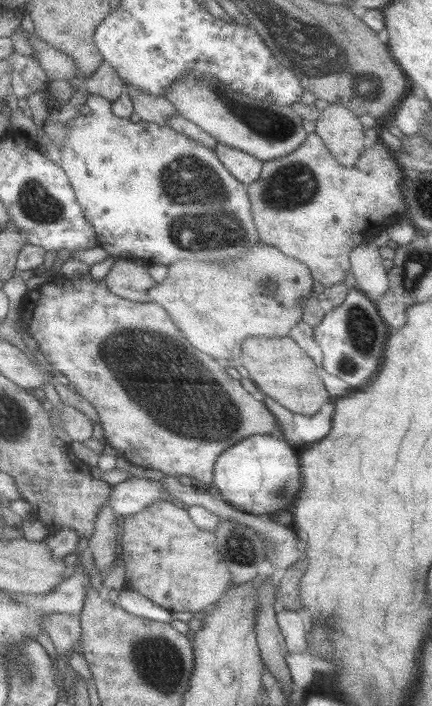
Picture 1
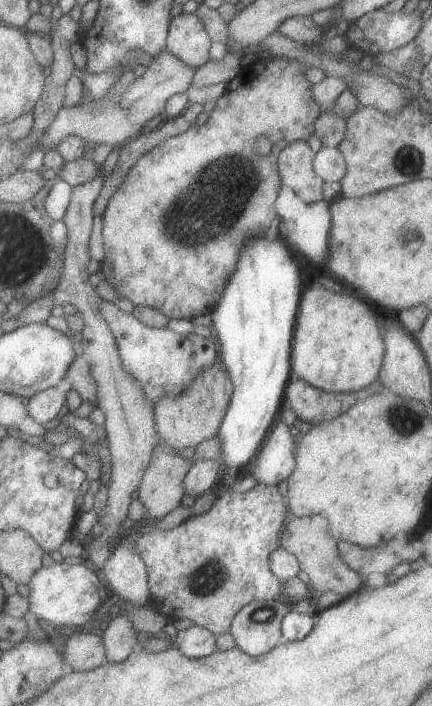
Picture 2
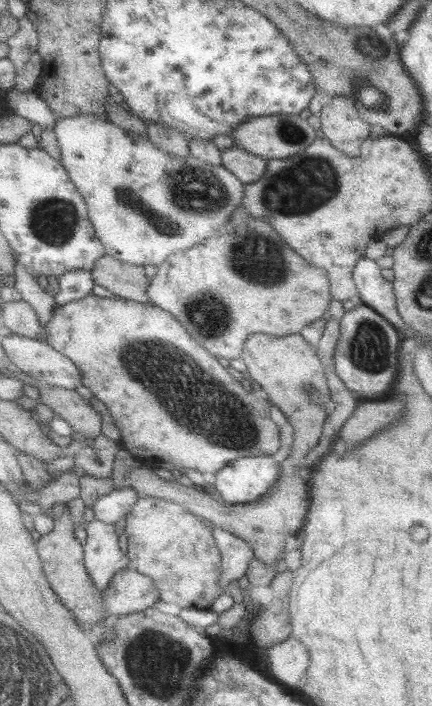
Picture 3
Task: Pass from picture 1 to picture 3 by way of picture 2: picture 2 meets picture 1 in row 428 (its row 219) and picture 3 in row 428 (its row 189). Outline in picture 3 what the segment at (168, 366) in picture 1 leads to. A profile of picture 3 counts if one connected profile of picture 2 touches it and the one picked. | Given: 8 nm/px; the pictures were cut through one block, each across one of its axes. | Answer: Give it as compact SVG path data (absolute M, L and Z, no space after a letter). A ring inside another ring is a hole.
M89 294L87 298L81 300L73 300L59 305L53 314L53 318L46 324L48 332L47 343L71 358L75 365L82 371L84 386L87 387L91 394L101 400L110 410L114 417L115 423L121 430L122 438L120 445L142 463L142 466L155 468L164 468L174 474L181 472L185 468L191 468L201 472L206 478L212 479L221 469L224 469L230 462L239 458L251 456L274 456L281 449L281 430L280 426L272 419L271 406L269 400L259 400L253 392L245 390L245 386L235 380L229 370L225 366L221 366L217 362L217 358L205 350L195 338L191 338L191 334L181 326L181 322L177 322L177 318L173 314L169 314L167 310L163 310L161 306L157 306L152 302L147 304L127 298L113 298L108 296L103 298Z

